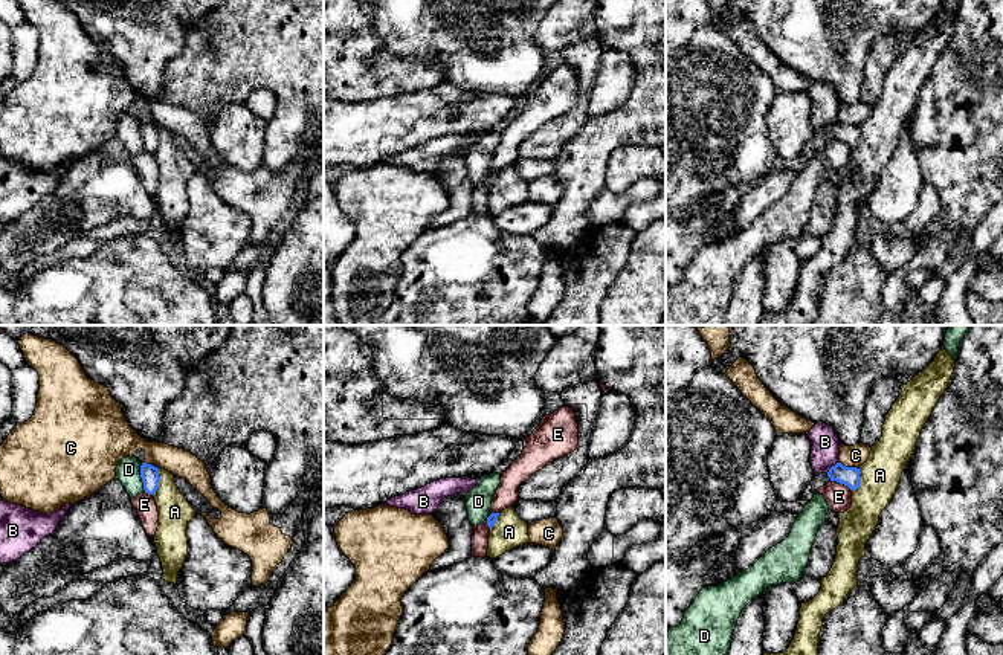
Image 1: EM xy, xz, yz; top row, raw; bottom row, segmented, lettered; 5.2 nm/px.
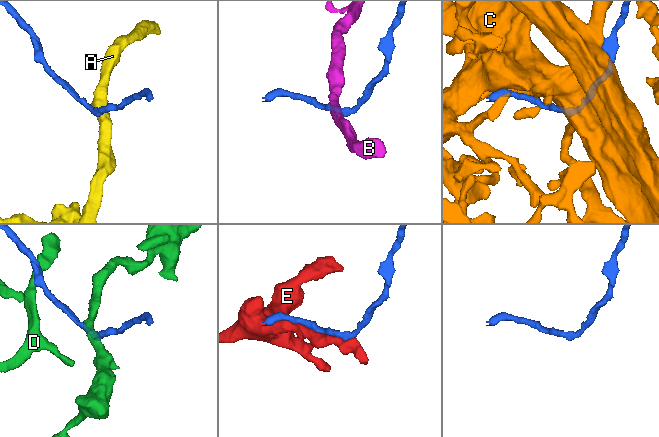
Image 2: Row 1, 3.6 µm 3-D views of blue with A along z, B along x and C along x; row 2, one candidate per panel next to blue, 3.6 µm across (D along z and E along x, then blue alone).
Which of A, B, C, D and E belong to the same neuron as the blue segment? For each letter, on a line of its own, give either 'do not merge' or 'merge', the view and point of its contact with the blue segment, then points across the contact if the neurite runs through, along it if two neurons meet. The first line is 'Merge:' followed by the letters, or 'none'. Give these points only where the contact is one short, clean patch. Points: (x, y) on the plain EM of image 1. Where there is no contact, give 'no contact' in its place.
Merge: none
A: do not merge; contact xy (159, 138); border xy (156, 124), (159, 144), (153, 153)
B: do not merge; contact yz (832, 124); border yz (838, 119), (826, 130)
C: do not merge; contact yz (849, 125)
D: do not merge; contact xy (141, 135)
E: do not merge; contact yz (841, 141)

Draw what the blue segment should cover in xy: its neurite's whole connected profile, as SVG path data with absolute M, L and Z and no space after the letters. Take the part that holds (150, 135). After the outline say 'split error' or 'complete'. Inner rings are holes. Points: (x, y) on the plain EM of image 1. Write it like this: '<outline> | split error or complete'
M142 121L140 136L144 140L145 151L154 153L159 145L159 139L160 139L159 127L151 122Z | complete

